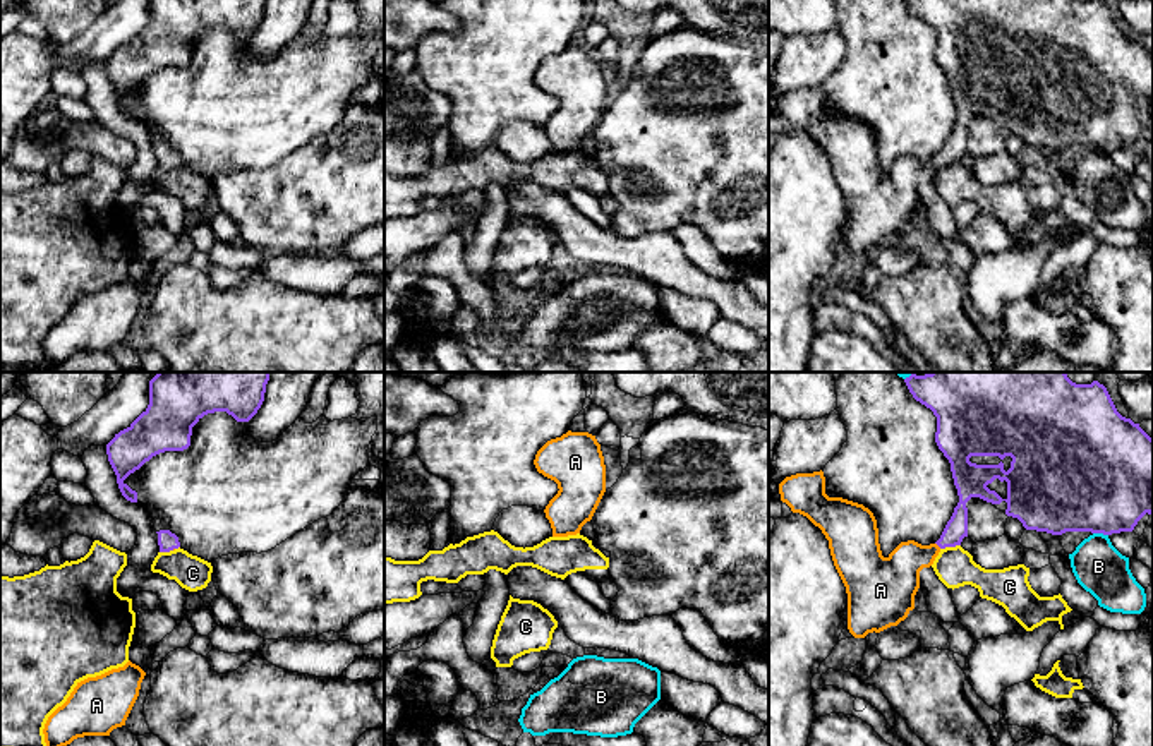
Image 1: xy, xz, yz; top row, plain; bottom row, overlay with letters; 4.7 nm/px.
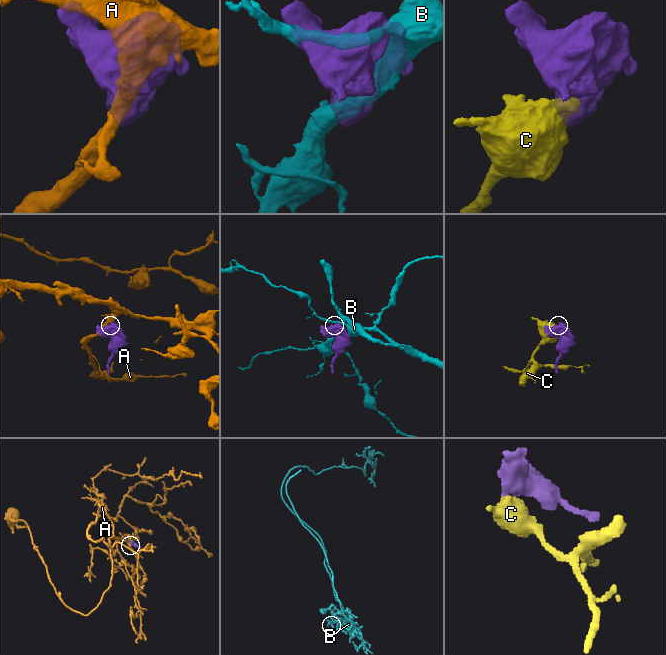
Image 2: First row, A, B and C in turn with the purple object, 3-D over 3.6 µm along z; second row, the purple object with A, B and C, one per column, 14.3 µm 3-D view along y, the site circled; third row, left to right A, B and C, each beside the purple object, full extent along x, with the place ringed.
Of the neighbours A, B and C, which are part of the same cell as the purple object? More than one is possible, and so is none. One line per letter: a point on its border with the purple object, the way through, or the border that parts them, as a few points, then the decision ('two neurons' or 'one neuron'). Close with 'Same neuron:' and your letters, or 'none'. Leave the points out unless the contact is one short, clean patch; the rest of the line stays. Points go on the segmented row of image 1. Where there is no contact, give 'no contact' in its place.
A: meets purple in yz at (939, 546); runs through yz (956, 529), (939, 546), (917, 556), (896, 577); one neuron
B: meets purple in yz at (1100, 532); two neurons
C: meets purple in yz at (949, 546); border along yz (959, 544), (941, 549); two neurons
Same neuron: A

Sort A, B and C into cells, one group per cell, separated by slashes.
A / B / C

